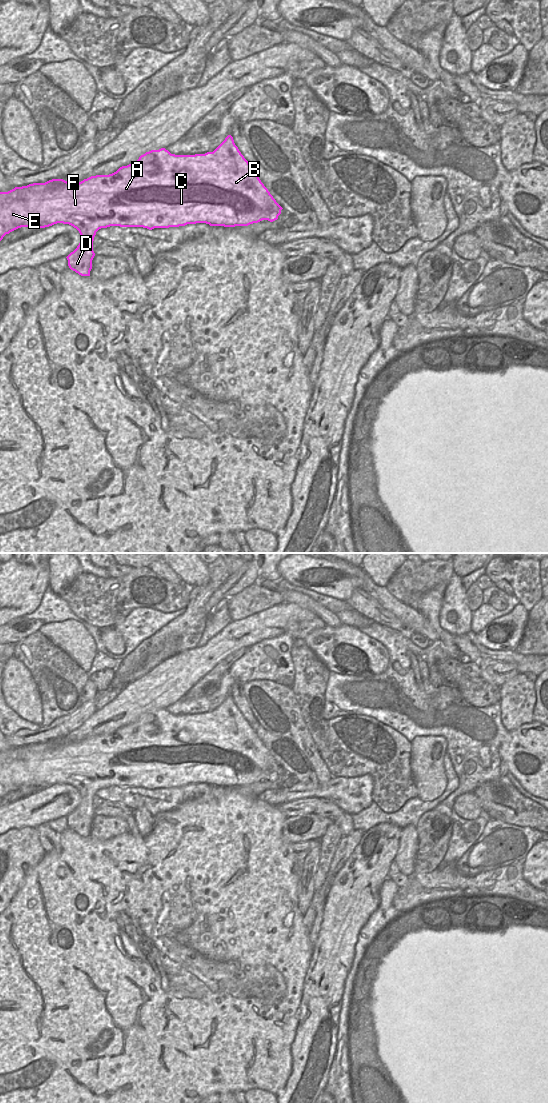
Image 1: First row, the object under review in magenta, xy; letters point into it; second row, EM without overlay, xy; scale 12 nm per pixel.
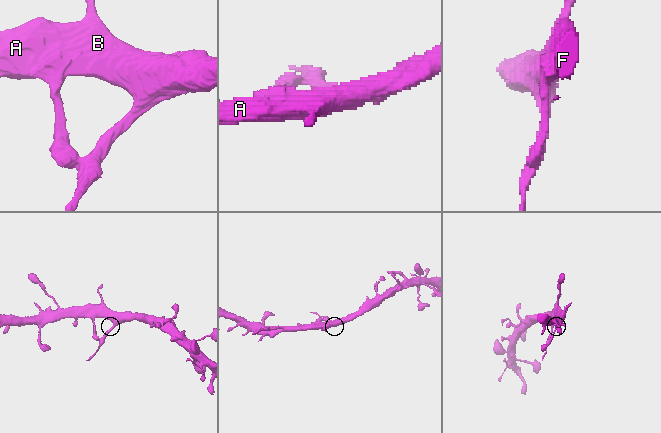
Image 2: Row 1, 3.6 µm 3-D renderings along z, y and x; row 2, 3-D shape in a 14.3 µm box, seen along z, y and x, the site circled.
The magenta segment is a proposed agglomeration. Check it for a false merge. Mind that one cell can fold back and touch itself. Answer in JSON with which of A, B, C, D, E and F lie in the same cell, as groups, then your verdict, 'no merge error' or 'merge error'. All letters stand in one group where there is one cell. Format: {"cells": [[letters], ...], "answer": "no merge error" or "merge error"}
{"cells": [["A", "B", "C", "D", "E", "F"]], "answer": "no merge error"}

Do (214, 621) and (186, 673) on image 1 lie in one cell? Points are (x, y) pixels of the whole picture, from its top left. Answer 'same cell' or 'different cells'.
different cells

